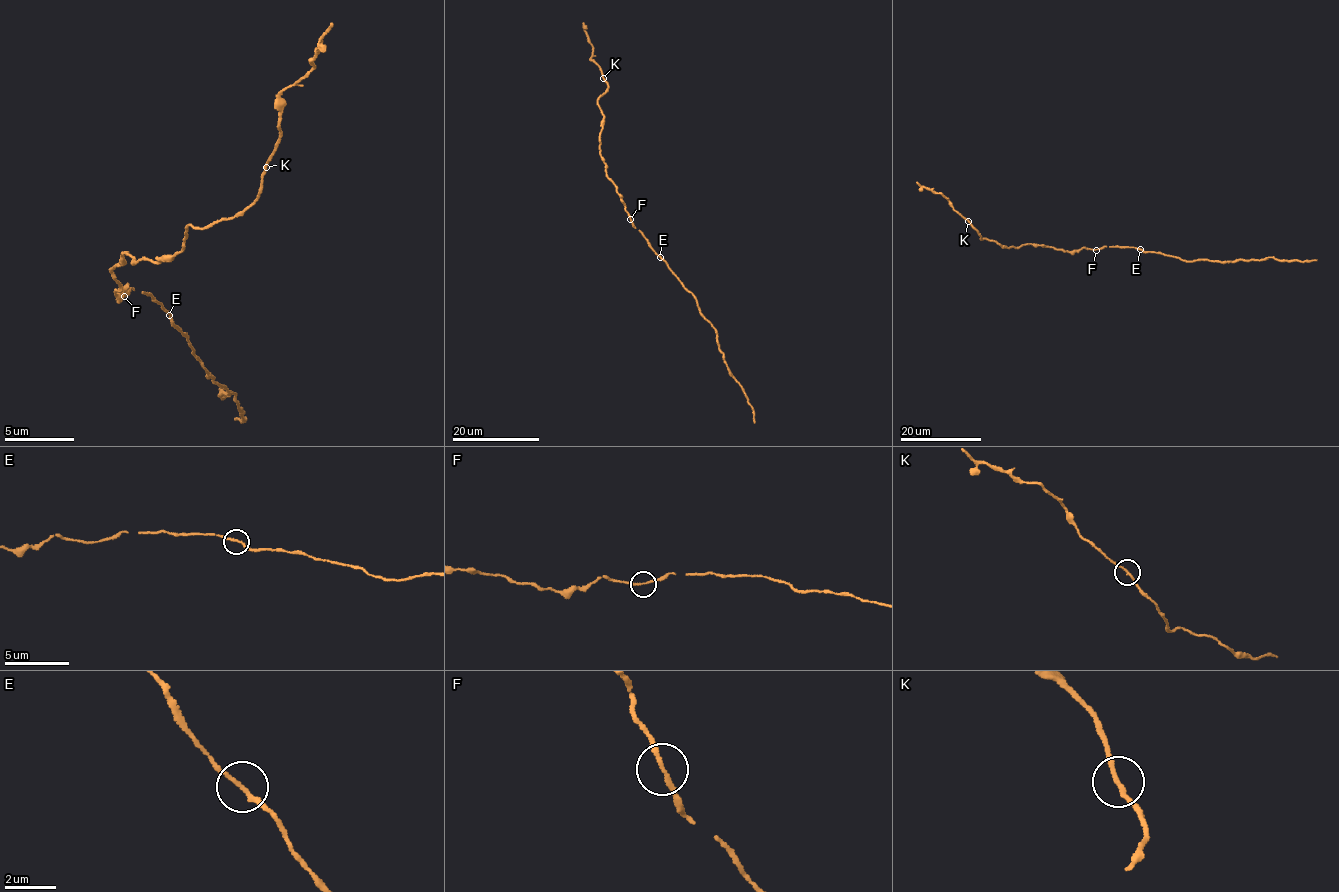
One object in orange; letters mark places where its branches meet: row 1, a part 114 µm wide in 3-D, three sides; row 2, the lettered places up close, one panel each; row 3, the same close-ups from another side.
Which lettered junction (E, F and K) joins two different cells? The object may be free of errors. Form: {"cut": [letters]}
{"cut": []}

